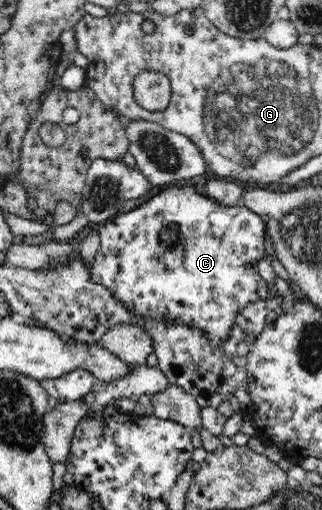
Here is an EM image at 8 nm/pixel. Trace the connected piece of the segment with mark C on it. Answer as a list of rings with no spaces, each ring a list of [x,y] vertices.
[[[188,185],[184,187],[170,187],[154,195],[152,199],[140,205],[135,210],[101,223],[99,226],[101,244],[90,265],[91,276],[95,282],[110,287],[110,289],[114,291],[114,295],[116,295],[120,301],[124,301],[128,307],[132,307],[136,313],[155,319],[167,318],[167,320],[174,325],[197,328],[201,330],[202,333],[204,333],[204,337],[212,343],[212,347],[222,347],[231,338],[236,316],[238,316],[248,304],[254,304],[254,302],[257,303],[260,300],[264,301],[266,298],[271,298],[271,290],[268,289],[269,284],[262,279],[257,266],[260,261],[266,260],[266,253],[264,252],[265,220],[258,215],[254,215],[254,212],[250,211],[250,209],[242,204],[233,206],[233,208],[224,208],[224,206],[218,205],[218,203],[212,201],[212,199],[208,199],[207,196],[201,194],[201,192],[197,192],[197,190],[198,188],[193,186],[188,187]]]

